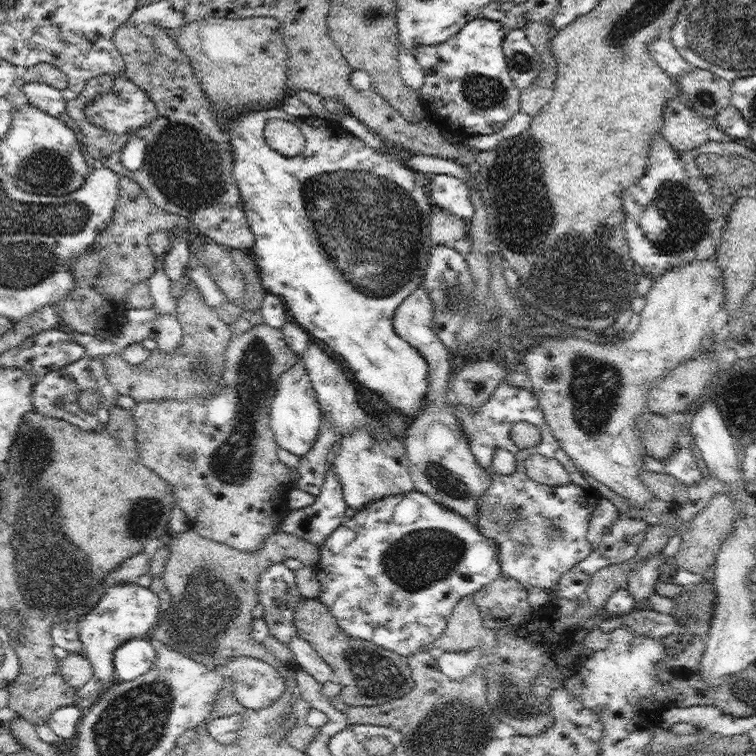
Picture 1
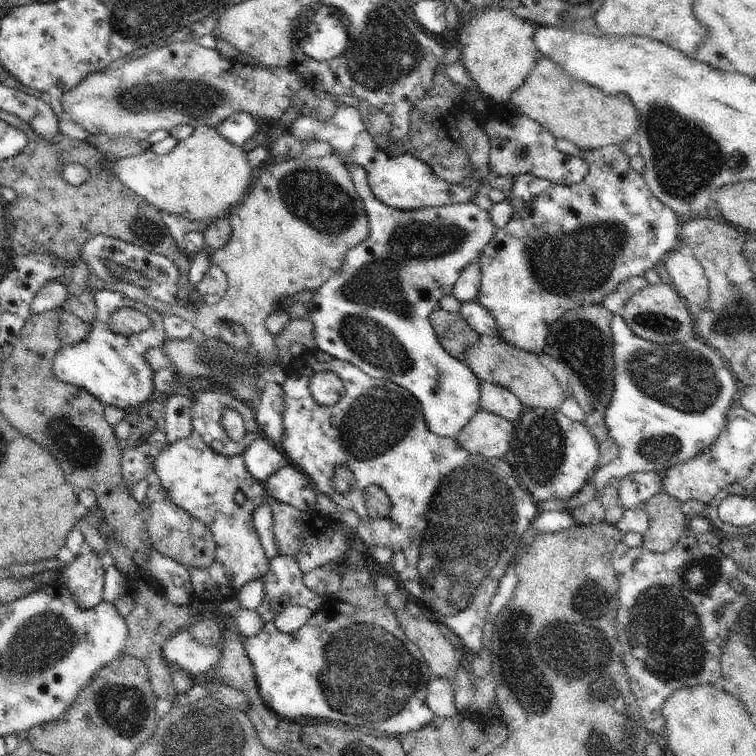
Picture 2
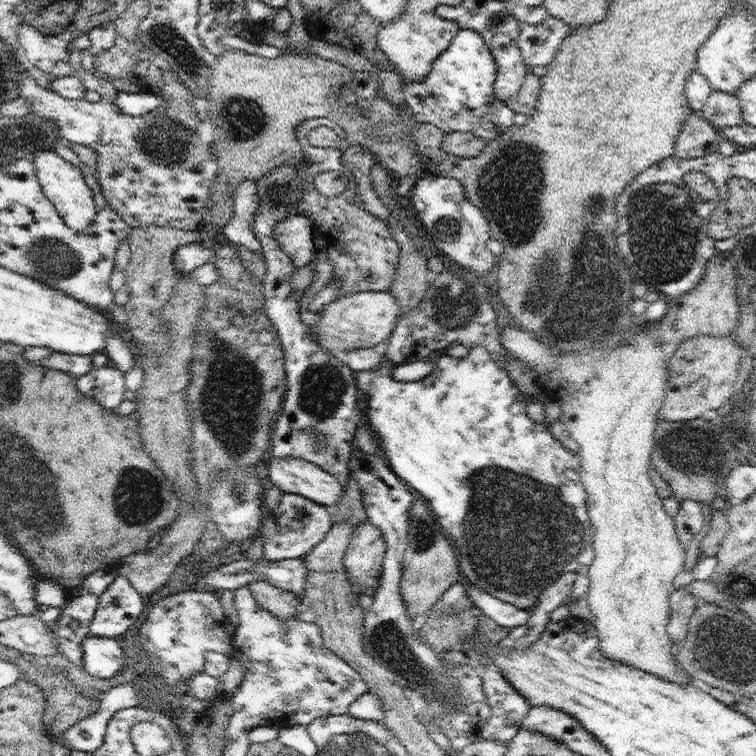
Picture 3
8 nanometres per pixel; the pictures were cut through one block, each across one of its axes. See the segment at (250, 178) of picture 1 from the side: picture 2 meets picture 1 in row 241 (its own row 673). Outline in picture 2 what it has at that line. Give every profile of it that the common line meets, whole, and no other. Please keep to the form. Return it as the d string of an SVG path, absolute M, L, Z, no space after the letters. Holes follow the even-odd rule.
M327 598L326 603L319 611L315 611L314 616L294 634L284 634L280 632L274 623L265 623L260 634L245 639L243 642L244 648L250 657L254 678L258 687L258 694L269 709L276 712L277 715L283 718L301 719L301 718L324 718L335 724L344 724L345 726L356 726L356 728L369 729L376 733L399 737L408 734L412 731L420 730L424 725L427 725L435 714L426 704L426 695L428 683L434 678L429 666L424 660L424 655L420 649L406 636L403 628L396 618L396 611L382 607L379 609L368 610L354 606L344 600L339 601L334 598Z

